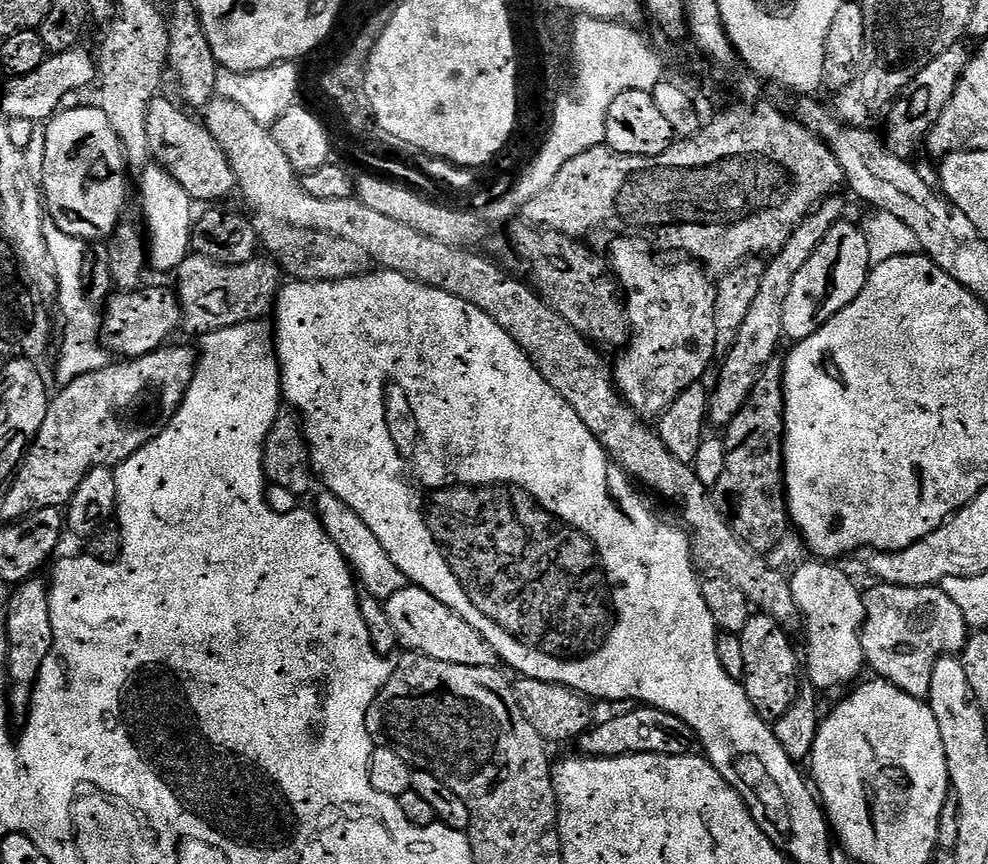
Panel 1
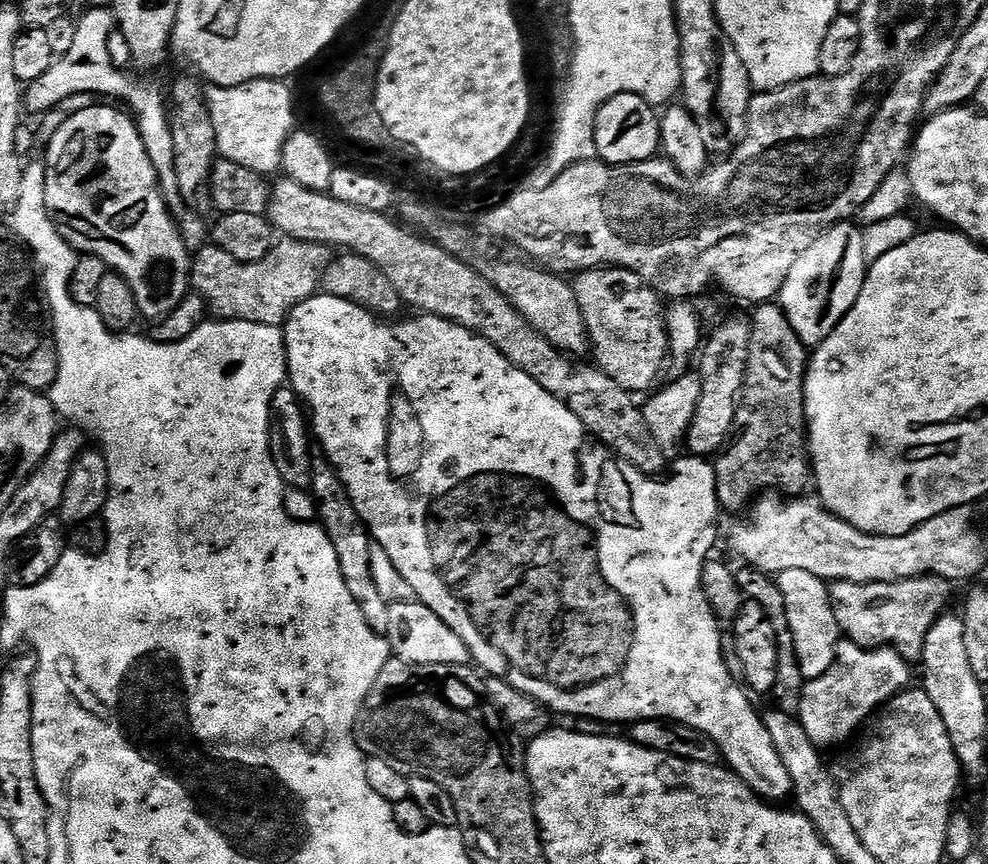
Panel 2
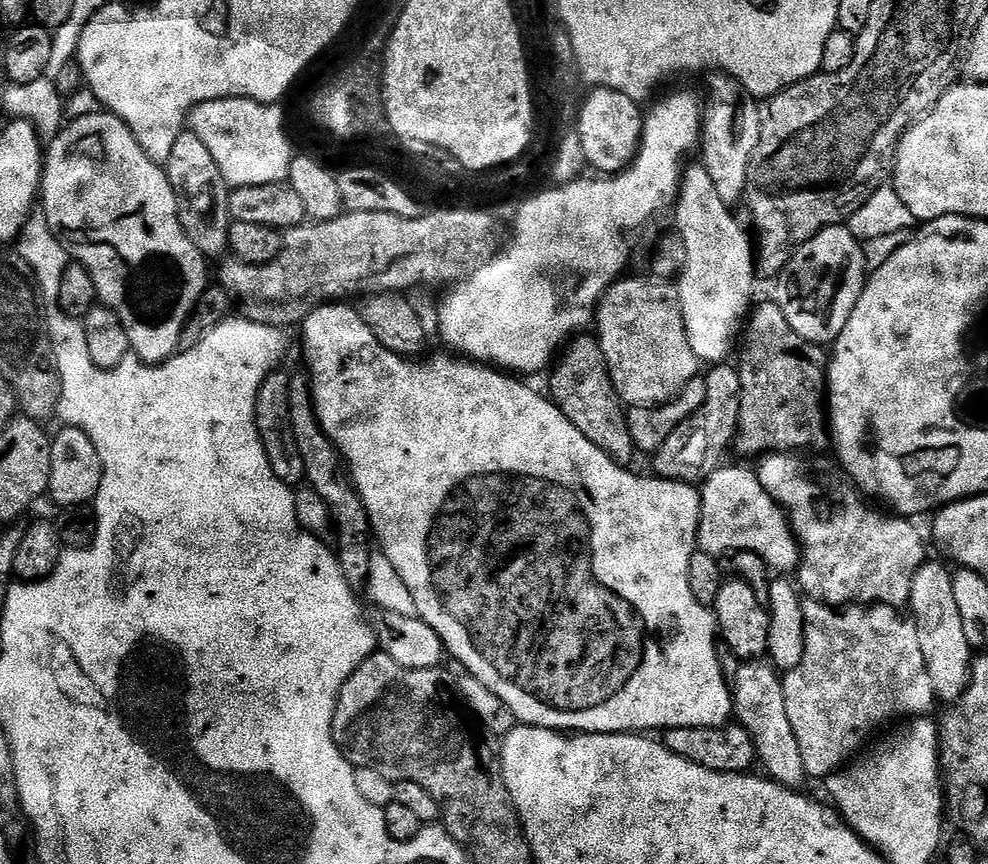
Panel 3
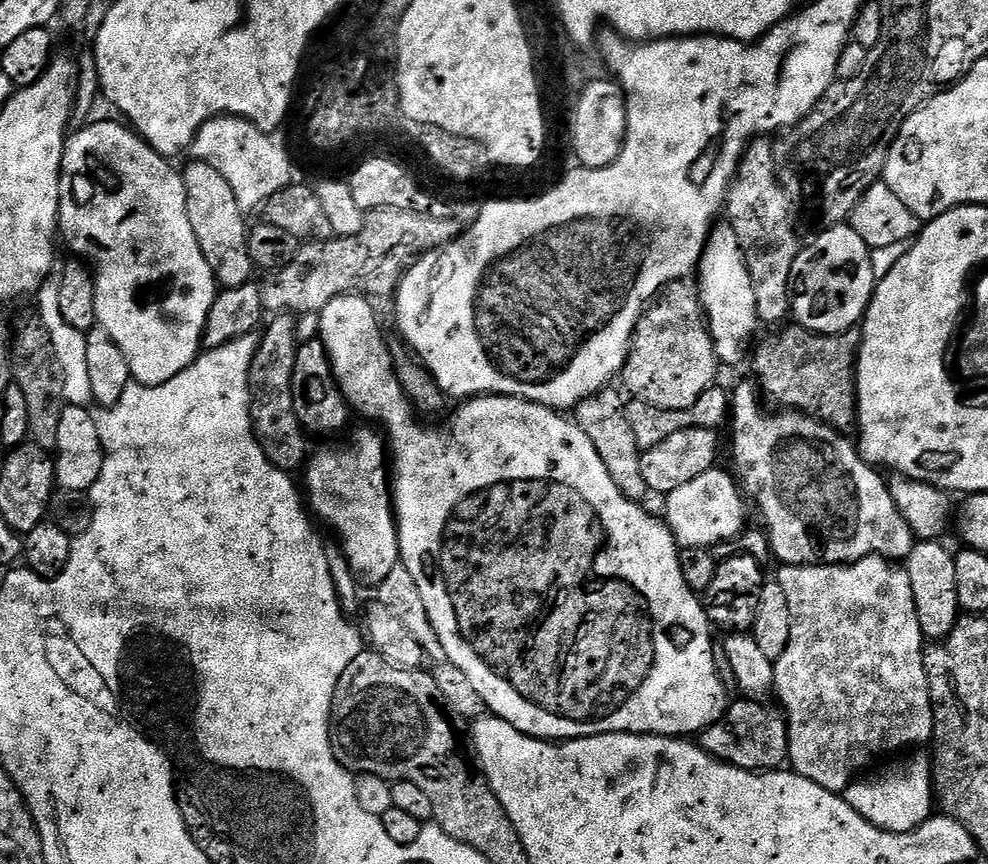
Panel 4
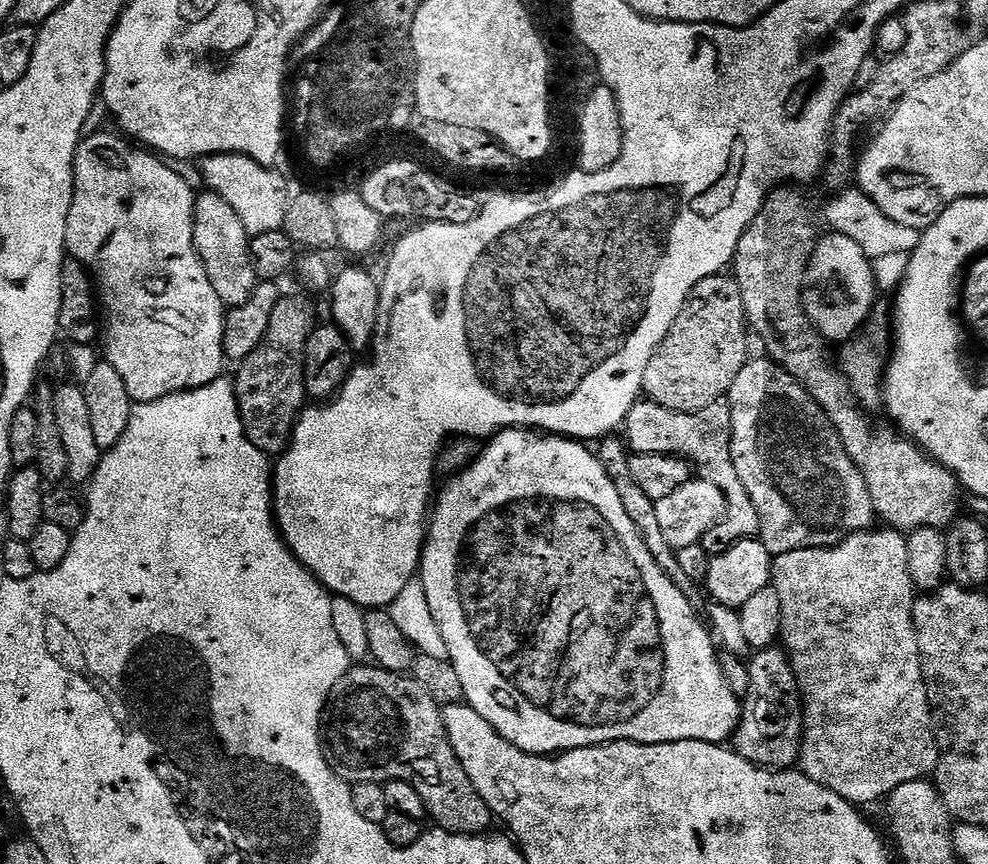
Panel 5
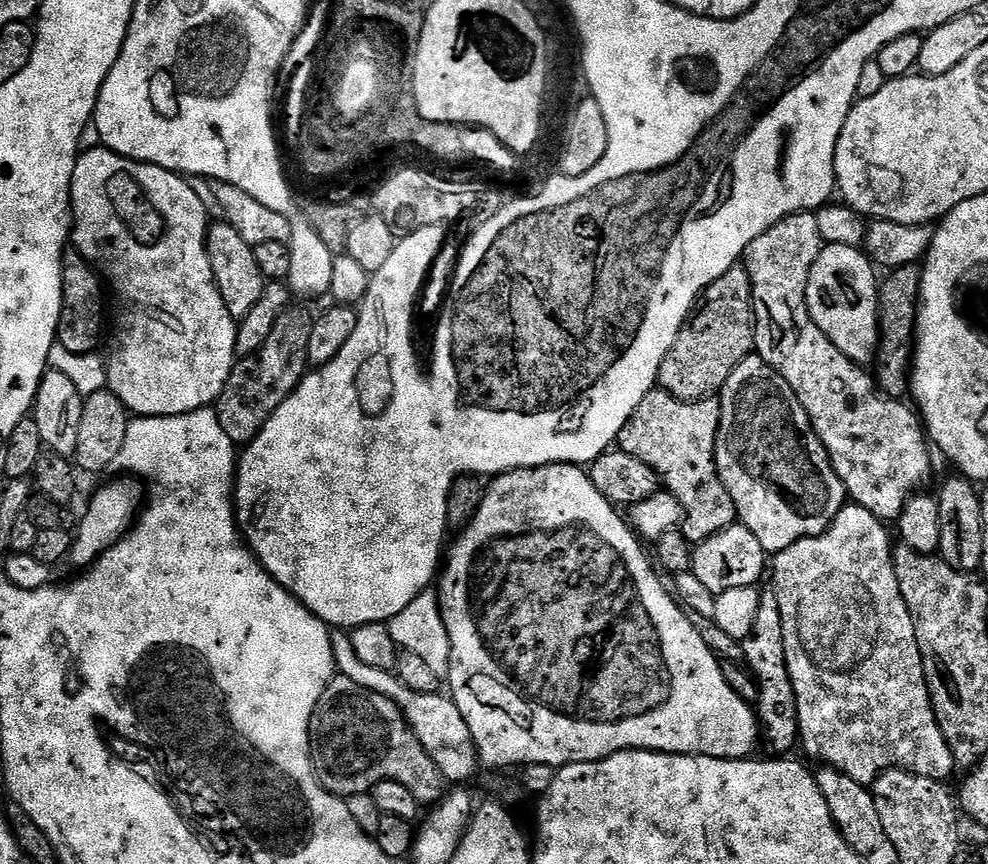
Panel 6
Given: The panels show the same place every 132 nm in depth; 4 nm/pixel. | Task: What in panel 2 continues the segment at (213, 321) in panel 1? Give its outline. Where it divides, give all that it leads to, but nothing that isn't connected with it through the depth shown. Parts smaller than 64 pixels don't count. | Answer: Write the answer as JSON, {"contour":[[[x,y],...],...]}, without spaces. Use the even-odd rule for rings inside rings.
{"contour":[[[277,239],[266,258],[249,264],[238,262],[226,250],[207,247],[195,249],[192,288],[195,295],[204,299],[207,311],[221,320],[258,322],[279,328],[299,304],[321,291],[322,277],[330,267],[329,249],[314,242]]]}

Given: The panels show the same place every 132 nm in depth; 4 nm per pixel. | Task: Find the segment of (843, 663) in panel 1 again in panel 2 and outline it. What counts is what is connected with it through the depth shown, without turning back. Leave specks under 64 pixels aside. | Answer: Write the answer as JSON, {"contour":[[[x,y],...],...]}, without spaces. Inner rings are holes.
{"contour":[[[784,570],[778,576],[782,598],[786,598],[786,618],[794,636],[798,665],[805,681],[818,678],[830,670],[836,660],[836,647],[842,643],[842,633],[834,618],[832,600],[828,597],[829,585],[807,570]]]}

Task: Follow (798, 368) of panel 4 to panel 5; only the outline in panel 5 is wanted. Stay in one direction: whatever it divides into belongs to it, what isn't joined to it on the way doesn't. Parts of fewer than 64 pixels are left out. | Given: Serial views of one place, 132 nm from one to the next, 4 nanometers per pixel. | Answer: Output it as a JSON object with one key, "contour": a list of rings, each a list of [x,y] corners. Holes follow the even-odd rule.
{"contour":[[[878,298],[872,303],[870,314],[854,335],[839,345],[838,367],[848,377],[856,402],[869,414],[884,408],[884,373],[894,347],[894,304],[891,299]]]}

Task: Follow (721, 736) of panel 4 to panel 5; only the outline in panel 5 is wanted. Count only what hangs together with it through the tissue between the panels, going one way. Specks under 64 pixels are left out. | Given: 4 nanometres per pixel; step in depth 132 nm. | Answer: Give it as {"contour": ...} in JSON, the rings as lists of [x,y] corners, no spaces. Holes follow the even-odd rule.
{"contour":[[[780,646],[759,649],[748,662],[748,693],[742,696],[740,720],[732,733],[730,747],[759,768],[791,769],[799,761],[804,741],[804,698],[800,695],[796,671],[787,651]]]}

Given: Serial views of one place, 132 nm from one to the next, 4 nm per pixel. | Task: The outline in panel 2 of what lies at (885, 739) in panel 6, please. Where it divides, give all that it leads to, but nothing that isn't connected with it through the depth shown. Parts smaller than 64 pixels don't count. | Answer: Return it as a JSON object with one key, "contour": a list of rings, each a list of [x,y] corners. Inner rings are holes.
{"contour":[[[842,642],[836,647],[836,660],[818,678],[807,681],[801,698],[798,715],[801,726],[806,730],[806,738],[821,750],[836,748],[844,744],[856,731],[859,733],[883,709],[891,704],[895,696],[909,691],[913,665],[903,660],[893,648],[860,648],[851,642]]]}

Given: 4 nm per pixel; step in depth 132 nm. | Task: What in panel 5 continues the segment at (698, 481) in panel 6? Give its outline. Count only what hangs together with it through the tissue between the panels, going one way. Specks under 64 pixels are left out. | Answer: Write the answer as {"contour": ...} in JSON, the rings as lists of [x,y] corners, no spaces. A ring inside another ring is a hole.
{"contour":[[[641,398],[636,401],[636,405],[632,407],[630,414],[624,420],[622,432],[625,432],[623,435],[626,437],[626,443],[633,453],[678,456],[692,465],[699,479],[713,483],[722,490],[726,498],[728,513],[699,542],[708,551],[709,556],[714,557],[730,550],[730,546],[734,546],[738,540],[759,537],[758,510],[754,510],[754,502],[750,502],[750,494],[746,494],[746,486],[742,486],[742,478],[738,478],[738,470],[734,470],[732,423],[727,399],[710,402],[706,410],[679,412],[666,410],[666,406],[658,406],[650,399]]]}

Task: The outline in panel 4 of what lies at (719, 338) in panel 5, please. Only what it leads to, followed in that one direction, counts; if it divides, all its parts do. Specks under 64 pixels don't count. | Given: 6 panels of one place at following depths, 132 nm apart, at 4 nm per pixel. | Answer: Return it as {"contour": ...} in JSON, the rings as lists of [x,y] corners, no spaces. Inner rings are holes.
{"contour":[[[685,278],[670,282],[638,322],[622,381],[628,387],[629,397],[662,410],[686,410],[717,383],[716,367],[720,368],[721,364],[706,319],[700,285],[695,279]]]}

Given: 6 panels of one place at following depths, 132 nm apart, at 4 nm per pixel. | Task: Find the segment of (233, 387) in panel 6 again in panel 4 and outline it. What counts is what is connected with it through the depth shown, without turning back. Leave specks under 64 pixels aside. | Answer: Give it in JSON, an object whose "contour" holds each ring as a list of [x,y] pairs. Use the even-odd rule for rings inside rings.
{"contour":[[[276,314],[267,321],[266,327],[260,336],[260,344],[256,347],[254,354],[254,362],[250,362],[250,374],[248,381],[250,382],[250,414],[252,415],[252,432],[256,436],[256,441],[262,446],[262,450],[266,454],[266,458],[274,466],[278,466],[284,472],[296,474],[296,471],[305,467],[306,461],[309,459],[308,440],[304,428],[298,422],[298,414],[294,414],[294,390],[292,383],[294,382],[294,358],[298,358],[298,350],[301,341],[296,340],[296,320],[297,317],[292,314]]]}

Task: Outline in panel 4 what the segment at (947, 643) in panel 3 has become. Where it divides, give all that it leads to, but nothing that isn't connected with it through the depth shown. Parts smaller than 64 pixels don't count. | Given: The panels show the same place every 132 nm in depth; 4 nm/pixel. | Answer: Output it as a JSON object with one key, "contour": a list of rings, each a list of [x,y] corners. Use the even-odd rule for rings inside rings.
{"contour":[[[935,540],[918,542],[912,547],[912,553],[908,555],[906,561],[910,586],[914,590],[914,606],[918,614],[920,629],[932,642],[939,642],[948,636],[962,615],[958,602],[958,582],[954,582],[956,558],[951,551],[948,553],[942,545],[943,543]]]}

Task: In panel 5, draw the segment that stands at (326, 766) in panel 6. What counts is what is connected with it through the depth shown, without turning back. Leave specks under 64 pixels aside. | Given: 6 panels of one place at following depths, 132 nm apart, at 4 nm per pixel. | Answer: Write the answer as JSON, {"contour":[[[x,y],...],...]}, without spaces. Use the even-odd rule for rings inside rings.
{"contour":[[[353,666],[348,669],[348,673],[340,679],[337,686],[326,705],[326,723],[322,728],[322,743],[324,745],[324,757],[328,760],[330,770],[334,770],[334,774],[338,774],[338,778],[342,778],[349,786],[353,784],[361,784],[362,782],[374,782],[375,784],[387,784],[389,780],[401,780],[402,782],[410,782],[410,786],[414,786],[414,790],[418,790],[418,794],[422,794],[422,802],[426,806],[428,816],[434,821],[435,827],[443,828],[445,832],[453,836],[479,836],[487,833],[488,827],[494,824],[494,817],[490,806],[486,806],[486,802],[482,798],[482,794],[478,794],[478,790],[474,790],[474,782],[470,782],[470,778],[466,774],[466,770],[462,770],[462,762],[458,762],[458,754],[454,754],[454,750],[450,746],[450,738],[444,729],[444,713],[441,705],[437,704],[434,698],[430,698],[430,694],[426,694],[426,690],[422,690],[420,683],[411,675],[391,672],[379,666],[371,666],[372,668],[364,668],[368,666]]]}

